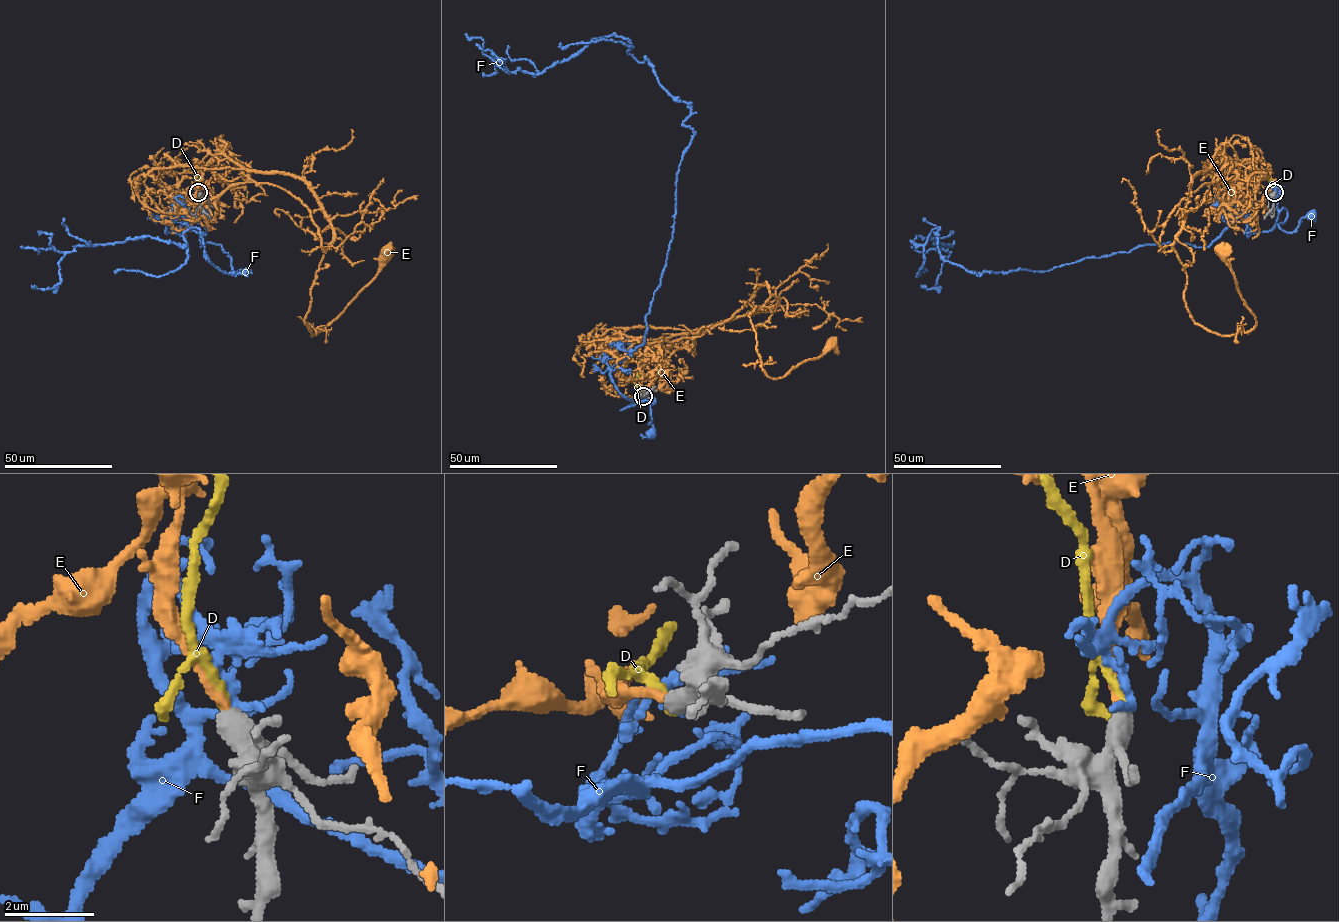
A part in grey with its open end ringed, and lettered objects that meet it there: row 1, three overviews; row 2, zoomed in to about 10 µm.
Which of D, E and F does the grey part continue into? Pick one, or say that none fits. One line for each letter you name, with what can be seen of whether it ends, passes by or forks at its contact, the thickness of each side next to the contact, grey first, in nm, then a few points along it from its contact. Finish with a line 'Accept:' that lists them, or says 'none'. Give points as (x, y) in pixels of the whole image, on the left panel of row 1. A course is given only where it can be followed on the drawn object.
E: it ends; calibres 380 and 180 nm; course (198, 192), (195, 160), (220, 154), (303, 181), (334, 236), (310, 290), (312, 335), (385, 252)
Accept: E

